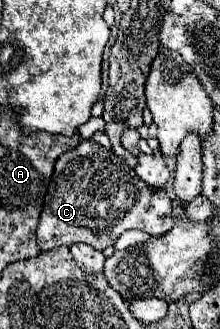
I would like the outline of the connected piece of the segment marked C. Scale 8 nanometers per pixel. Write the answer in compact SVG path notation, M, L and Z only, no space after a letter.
M82 140L78 148L56 160L36 236L38 246L44 252L78 242L104 250L114 246L126 230L136 228L152 236L160 236L168 232L172 224L172 200L164 190L150 190L112 150L106 150L94 140Z

